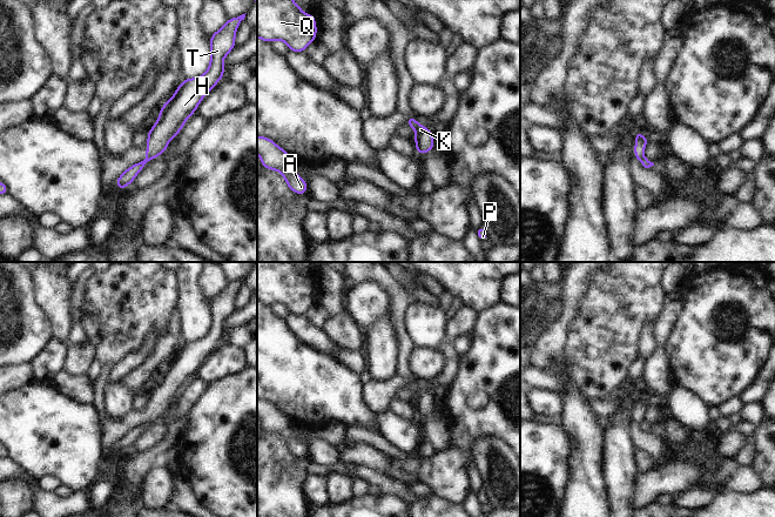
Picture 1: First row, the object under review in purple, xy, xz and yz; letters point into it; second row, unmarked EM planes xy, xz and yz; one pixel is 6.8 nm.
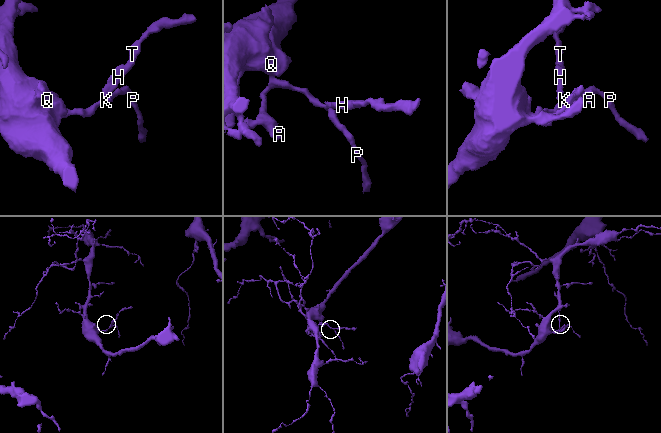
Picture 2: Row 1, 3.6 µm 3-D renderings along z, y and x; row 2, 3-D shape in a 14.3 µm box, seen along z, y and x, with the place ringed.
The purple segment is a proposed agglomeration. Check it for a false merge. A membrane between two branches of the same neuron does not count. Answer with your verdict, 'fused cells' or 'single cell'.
fused cells

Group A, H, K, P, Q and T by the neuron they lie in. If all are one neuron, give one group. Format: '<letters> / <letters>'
A K P Q / H T

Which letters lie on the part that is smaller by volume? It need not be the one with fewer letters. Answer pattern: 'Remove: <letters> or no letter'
Remove: H, T

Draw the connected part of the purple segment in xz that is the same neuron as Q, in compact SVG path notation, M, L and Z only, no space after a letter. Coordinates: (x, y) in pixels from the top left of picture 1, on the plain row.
M257 262L258 302L282 303L290 315L303 316L316 297L314 276L304 276L292 262Z

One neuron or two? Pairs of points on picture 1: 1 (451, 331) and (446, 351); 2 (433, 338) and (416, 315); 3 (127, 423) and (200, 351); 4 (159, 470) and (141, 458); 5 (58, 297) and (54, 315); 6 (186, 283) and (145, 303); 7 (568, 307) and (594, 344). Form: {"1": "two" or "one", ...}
{"1": "two", "2": "one", "3": "one", "4": "two", "5": "one", "6": "two", "7": "two"}

